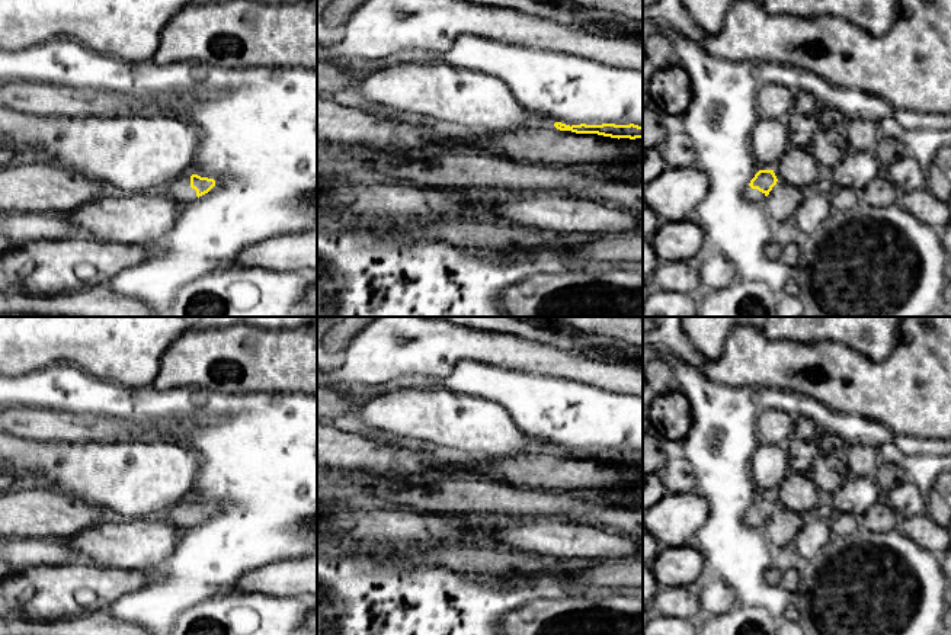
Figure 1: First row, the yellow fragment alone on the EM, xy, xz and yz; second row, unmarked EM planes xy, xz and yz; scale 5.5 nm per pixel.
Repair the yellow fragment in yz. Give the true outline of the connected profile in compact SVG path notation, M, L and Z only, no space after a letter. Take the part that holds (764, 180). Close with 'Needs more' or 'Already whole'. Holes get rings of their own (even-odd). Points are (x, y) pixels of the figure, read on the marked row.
M759 170L745 190L745 196L752 201L765 201L778 179L774 170Z. Needs more

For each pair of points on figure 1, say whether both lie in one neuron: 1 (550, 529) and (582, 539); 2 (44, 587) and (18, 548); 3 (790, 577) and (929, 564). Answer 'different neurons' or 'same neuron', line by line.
1: same neuron
2: different neurons
3: different neurons

